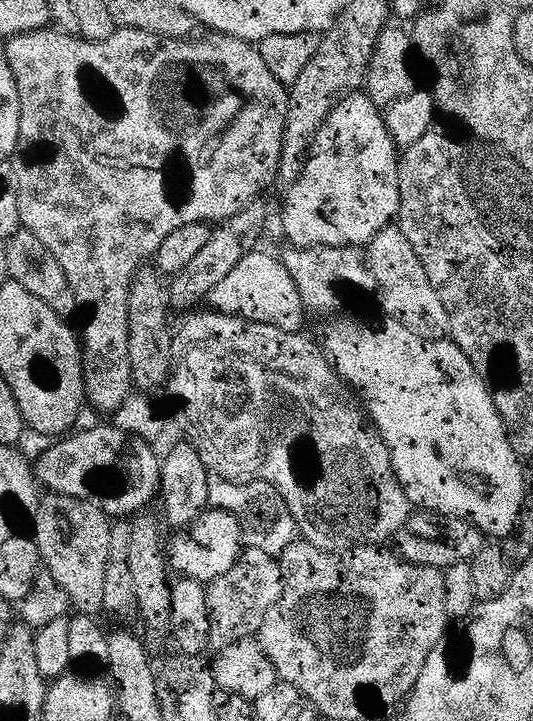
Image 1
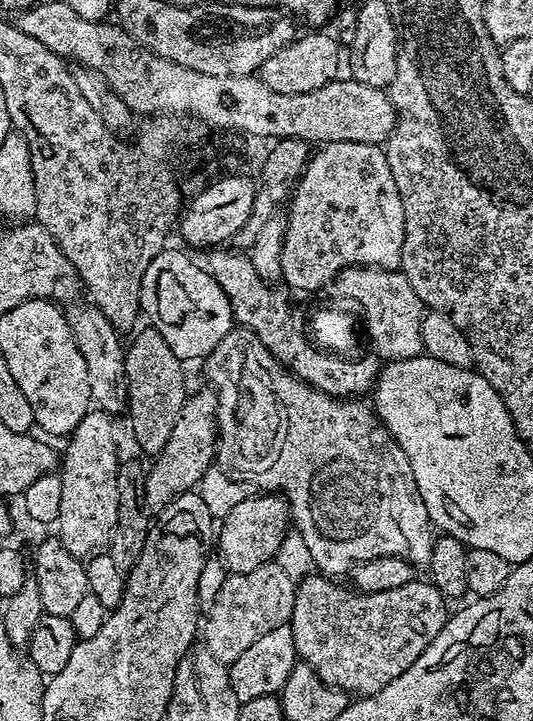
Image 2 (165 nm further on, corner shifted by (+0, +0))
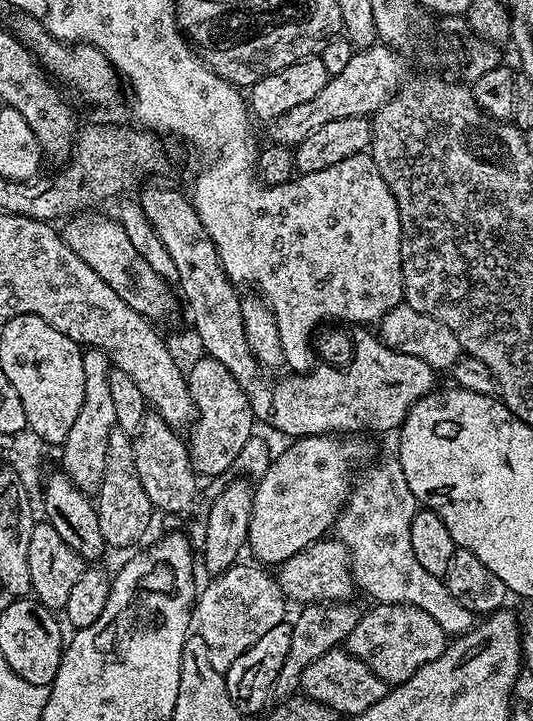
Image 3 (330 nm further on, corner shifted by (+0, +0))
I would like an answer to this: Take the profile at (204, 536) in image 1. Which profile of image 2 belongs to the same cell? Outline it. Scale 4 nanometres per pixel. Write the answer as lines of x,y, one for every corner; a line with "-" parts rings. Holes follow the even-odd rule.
260,494
238,502
222,517
218,528
218,556
229,573
246,574
258,566
275,561
278,546
290,530
290,509
287,500
276,494

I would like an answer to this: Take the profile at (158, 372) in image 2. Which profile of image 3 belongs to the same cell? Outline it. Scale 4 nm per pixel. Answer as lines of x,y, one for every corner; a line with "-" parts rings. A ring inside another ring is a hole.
149,414
144,418
144,424
136,433
134,446
134,466
145,487
146,496
150,498
157,511
170,514
186,514
194,506
198,496
198,476
190,459
190,448
179,431
171,428
163,418

